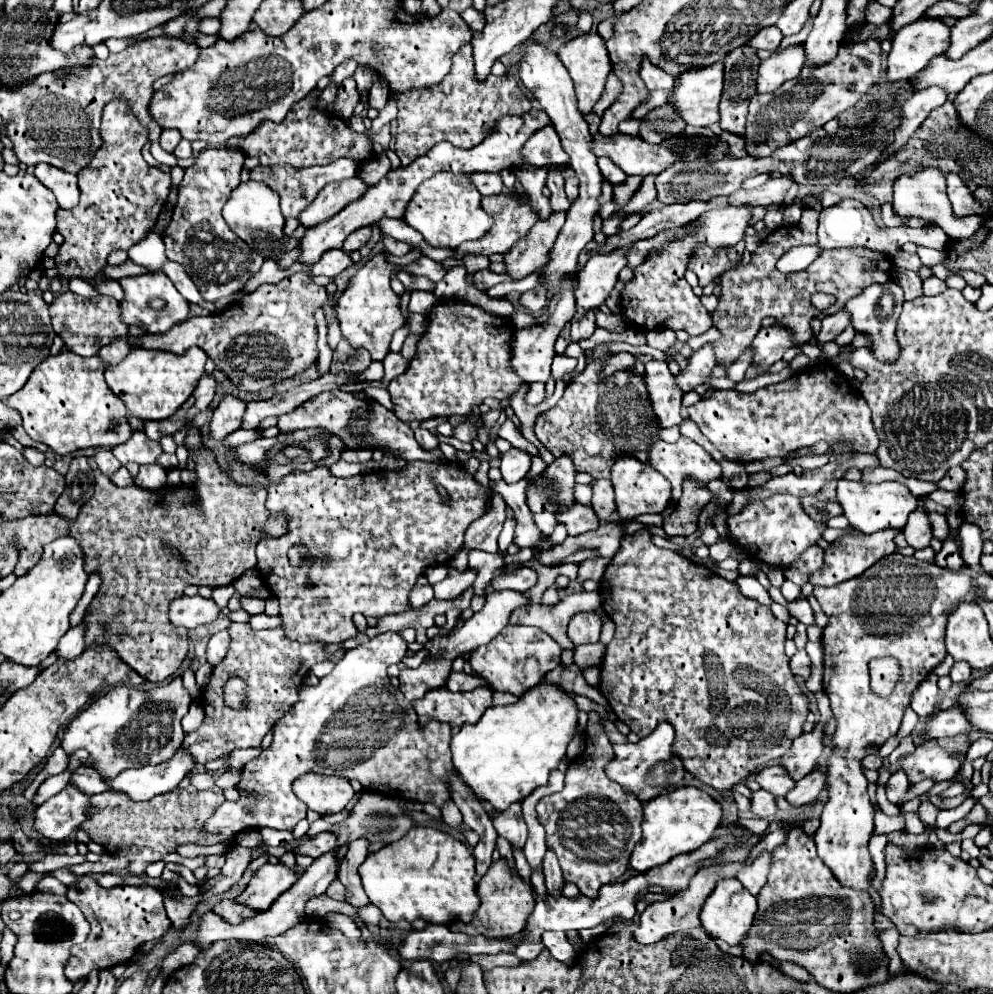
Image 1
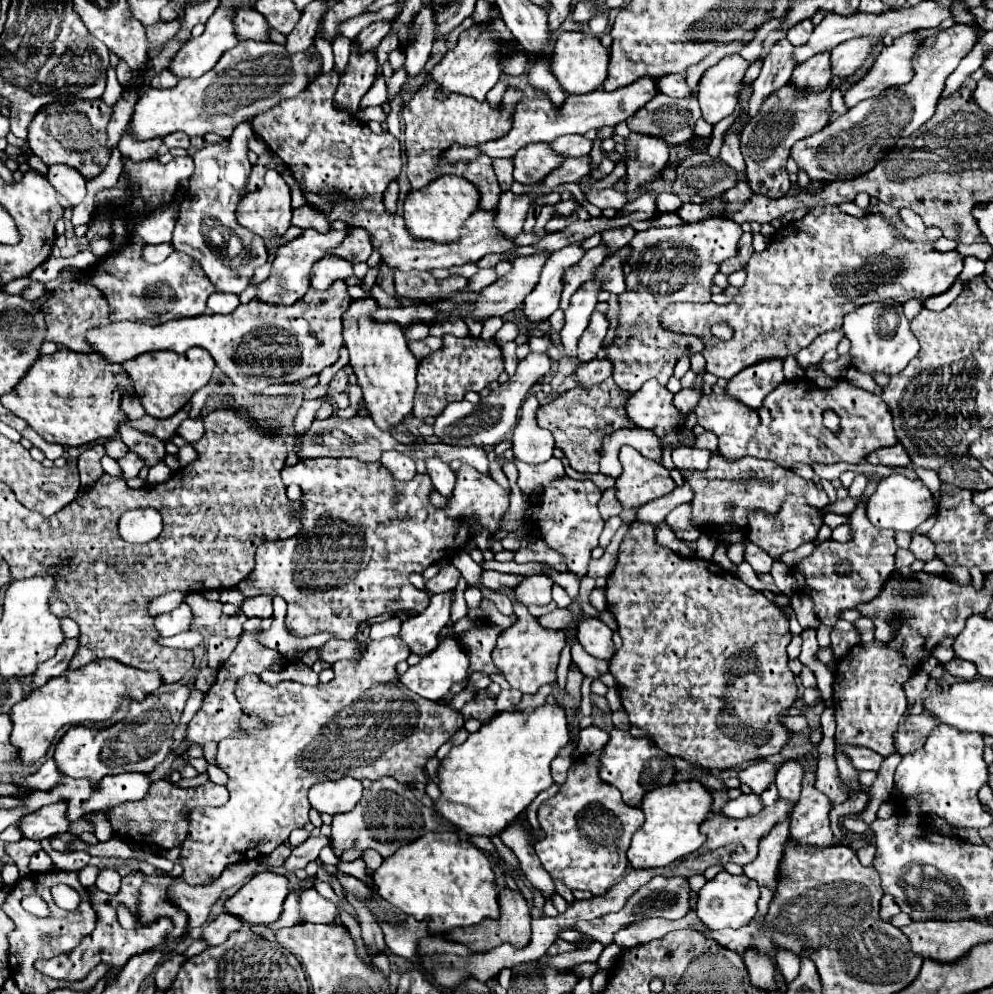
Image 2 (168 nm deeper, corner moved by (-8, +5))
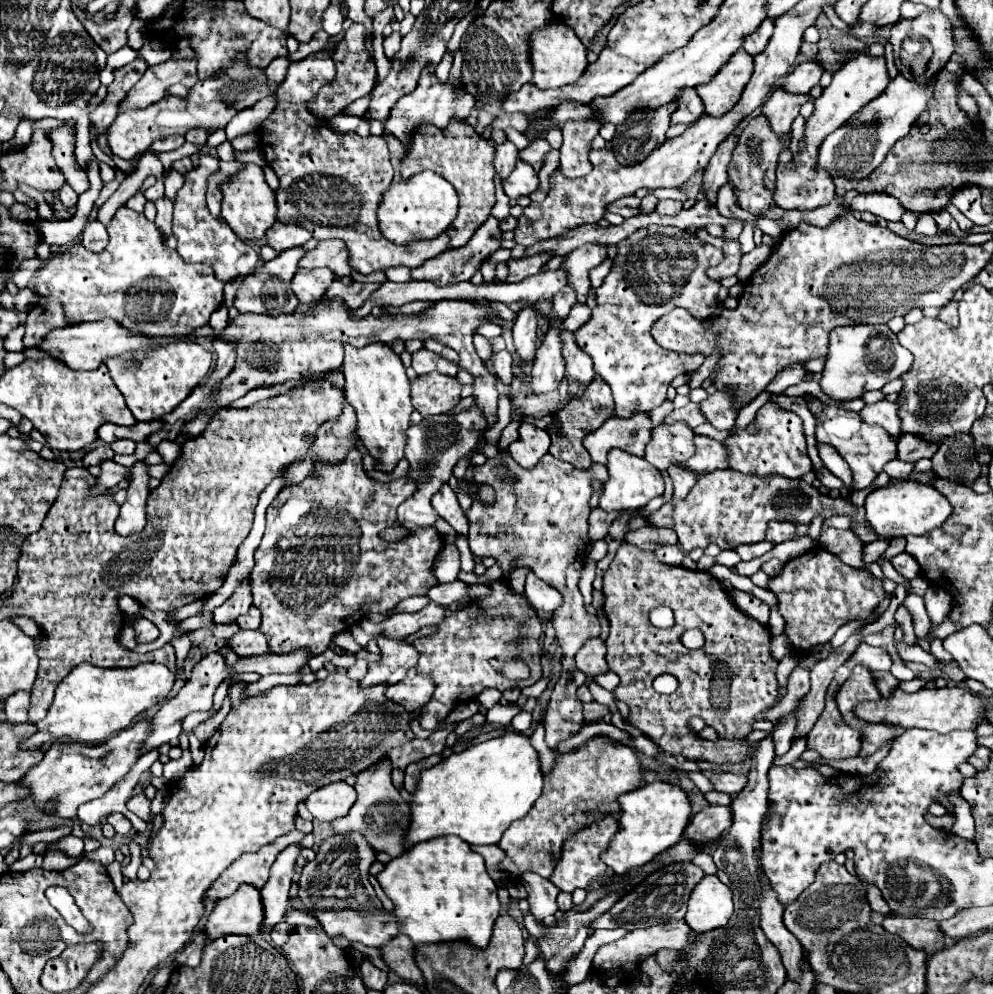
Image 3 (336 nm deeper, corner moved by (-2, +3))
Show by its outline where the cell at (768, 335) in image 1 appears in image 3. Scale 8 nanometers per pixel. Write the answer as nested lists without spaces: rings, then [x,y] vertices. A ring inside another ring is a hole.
[[[716,391],[714,395],[706,397],[700,403],[700,411],[706,417],[706,423],[710,423],[714,429],[728,431],[734,425],[734,419],[738,411],[732,407],[730,391]]]

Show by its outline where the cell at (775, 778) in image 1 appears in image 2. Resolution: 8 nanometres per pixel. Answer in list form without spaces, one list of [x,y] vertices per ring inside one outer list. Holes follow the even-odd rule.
[[[762,761],[762,763],[756,763],[756,765],[750,765],[750,767],[742,769],[742,771],[738,773],[738,779],[740,779],[742,783],[748,783],[750,789],[760,795],[760,793],[762,793],[764,789],[768,789],[768,785],[776,779],[774,767],[776,767],[776,765],[770,763],[770,761]]]

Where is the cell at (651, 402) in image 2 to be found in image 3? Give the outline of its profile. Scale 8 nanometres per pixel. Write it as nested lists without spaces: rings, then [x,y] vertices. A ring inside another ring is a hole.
[[[636,413],[632,419],[612,417],[600,427],[584,437],[584,447],[590,453],[592,463],[606,465],[606,453],[612,447],[624,449],[636,457],[644,457],[644,447],[648,445],[652,433],[652,423],[648,413]]]

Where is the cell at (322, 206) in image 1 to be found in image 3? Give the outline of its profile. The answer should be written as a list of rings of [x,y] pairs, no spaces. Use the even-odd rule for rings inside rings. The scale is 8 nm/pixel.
[[[274,223],[268,231],[266,231],[266,243],[276,251],[282,253],[286,249],[292,247],[300,247],[302,243],[306,243],[312,235],[308,235],[308,231],[304,231],[302,227],[284,227],[280,223]]]

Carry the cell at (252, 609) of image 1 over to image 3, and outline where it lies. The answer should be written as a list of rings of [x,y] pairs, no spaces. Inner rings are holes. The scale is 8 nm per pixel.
[[[252,605],[246,615],[240,615],[236,619],[236,623],[238,623],[240,629],[252,629],[252,631],[256,631],[260,627],[260,611],[258,611],[258,607]]]

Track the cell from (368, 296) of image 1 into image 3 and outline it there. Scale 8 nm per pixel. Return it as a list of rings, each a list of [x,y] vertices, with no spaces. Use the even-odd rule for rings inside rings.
[[[372,343],[356,349],[344,345],[344,377],[346,377],[346,401],[354,407],[358,427],[356,435],[374,457],[376,467],[384,473],[394,471],[404,457],[404,431],[410,427],[410,379],[400,357],[384,343]]]

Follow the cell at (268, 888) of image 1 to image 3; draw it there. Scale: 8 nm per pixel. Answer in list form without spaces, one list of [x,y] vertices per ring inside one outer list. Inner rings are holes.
[[[240,885],[238,891],[226,899],[216,901],[216,907],[208,915],[204,933],[210,939],[222,935],[256,935],[262,923],[260,891],[248,885]]]

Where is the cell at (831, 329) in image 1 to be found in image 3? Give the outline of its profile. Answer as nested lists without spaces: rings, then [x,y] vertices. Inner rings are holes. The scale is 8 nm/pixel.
[[[798,363],[796,367],[788,367],[788,371],[780,371],[780,375],[776,375],[776,379],[772,379],[772,383],[768,383],[766,391],[772,395],[782,395],[790,385],[796,385],[804,379],[806,371],[804,365]]]

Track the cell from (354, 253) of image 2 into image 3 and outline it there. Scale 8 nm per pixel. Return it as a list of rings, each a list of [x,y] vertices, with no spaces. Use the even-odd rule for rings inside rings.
[[[340,239],[320,241],[318,247],[308,251],[298,265],[306,269],[328,267],[336,277],[346,277],[352,271],[352,267],[348,265],[348,249],[344,247],[344,243],[340,243]]]

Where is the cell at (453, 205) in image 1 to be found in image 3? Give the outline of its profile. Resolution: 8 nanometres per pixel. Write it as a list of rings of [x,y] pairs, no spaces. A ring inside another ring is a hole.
[[[432,171],[418,173],[400,183],[392,183],[378,205],[378,225],[382,235],[394,243],[434,239],[442,235],[458,213],[458,195],[454,187],[440,175]]]

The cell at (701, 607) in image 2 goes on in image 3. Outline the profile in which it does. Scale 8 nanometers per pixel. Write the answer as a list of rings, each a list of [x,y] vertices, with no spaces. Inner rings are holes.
[[[622,543],[612,565],[604,573],[604,611],[610,621],[610,635],[606,639],[608,647],[608,667],[620,677],[620,685],[614,691],[618,701],[624,701],[630,707],[630,723],[648,735],[664,753],[674,757],[682,755],[684,759],[694,761],[712,761],[712,763],[740,763],[752,751],[752,747],[742,741],[742,737],[752,729],[754,717],[760,711],[770,709],[778,701],[778,681],[776,667],[778,663],[770,657],[770,631],[760,627],[754,619],[746,617],[732,605],[730,595],[724,591],[720,581],[706,571],[690,571],[674,565],[660,563],[654,553],[640,551],[630,543]],[[666,605],[674,611],[676,625],[672,629],[656,629],[648,621],[648,611],[652,607]],[[686,629],[700,629],[706,637],[706,645],[698,651],[690,651],[680,643],[680,633]],[[660,673],[672,673],[680,685],[672,695],[658,695],[652,687],[654,677]],[[698,715],[708,725],[712,725],[722,739],[716,743],[696,737],[686,727],[686,717]]]

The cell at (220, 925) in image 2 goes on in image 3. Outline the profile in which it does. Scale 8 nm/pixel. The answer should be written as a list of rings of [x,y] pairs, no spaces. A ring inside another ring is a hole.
[[[196,933],[196,935],[192,937],[192,941],[190,941],[182,951],[176,953],[174,963],[180,965],[180,967],[192,967],[192,969],[198,967],[204,945],[206,945],[206,935],[204,935],[204,933]]]

